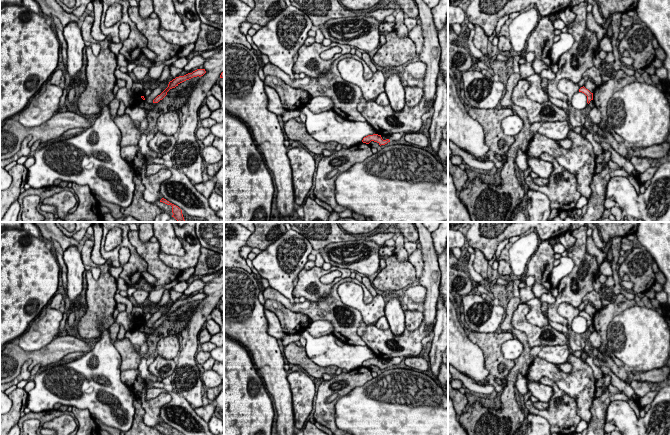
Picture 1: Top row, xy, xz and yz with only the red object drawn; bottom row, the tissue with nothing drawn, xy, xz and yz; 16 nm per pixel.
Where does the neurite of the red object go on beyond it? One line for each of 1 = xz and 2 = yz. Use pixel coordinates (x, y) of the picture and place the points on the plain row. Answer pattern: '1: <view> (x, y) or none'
1: none
2: none

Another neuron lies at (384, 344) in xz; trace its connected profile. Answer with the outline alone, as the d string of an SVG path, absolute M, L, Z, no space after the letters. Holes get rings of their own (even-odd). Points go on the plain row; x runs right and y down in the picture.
M367 325L362 335L362 339L366 345L374 352L378 359L392 359L394 357L407 358L411 356L421 356L422 340L426 338L429 331L433 331L433 327L414 332L405 330L401 336L396 336L389 329L382 330L375 325Z

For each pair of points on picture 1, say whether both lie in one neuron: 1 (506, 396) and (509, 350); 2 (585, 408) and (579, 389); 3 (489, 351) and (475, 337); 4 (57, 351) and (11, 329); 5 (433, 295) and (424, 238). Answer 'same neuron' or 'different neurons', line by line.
1: different neurons
2: same neuron
3: same neuron
4: different neurons
5: same neuron

